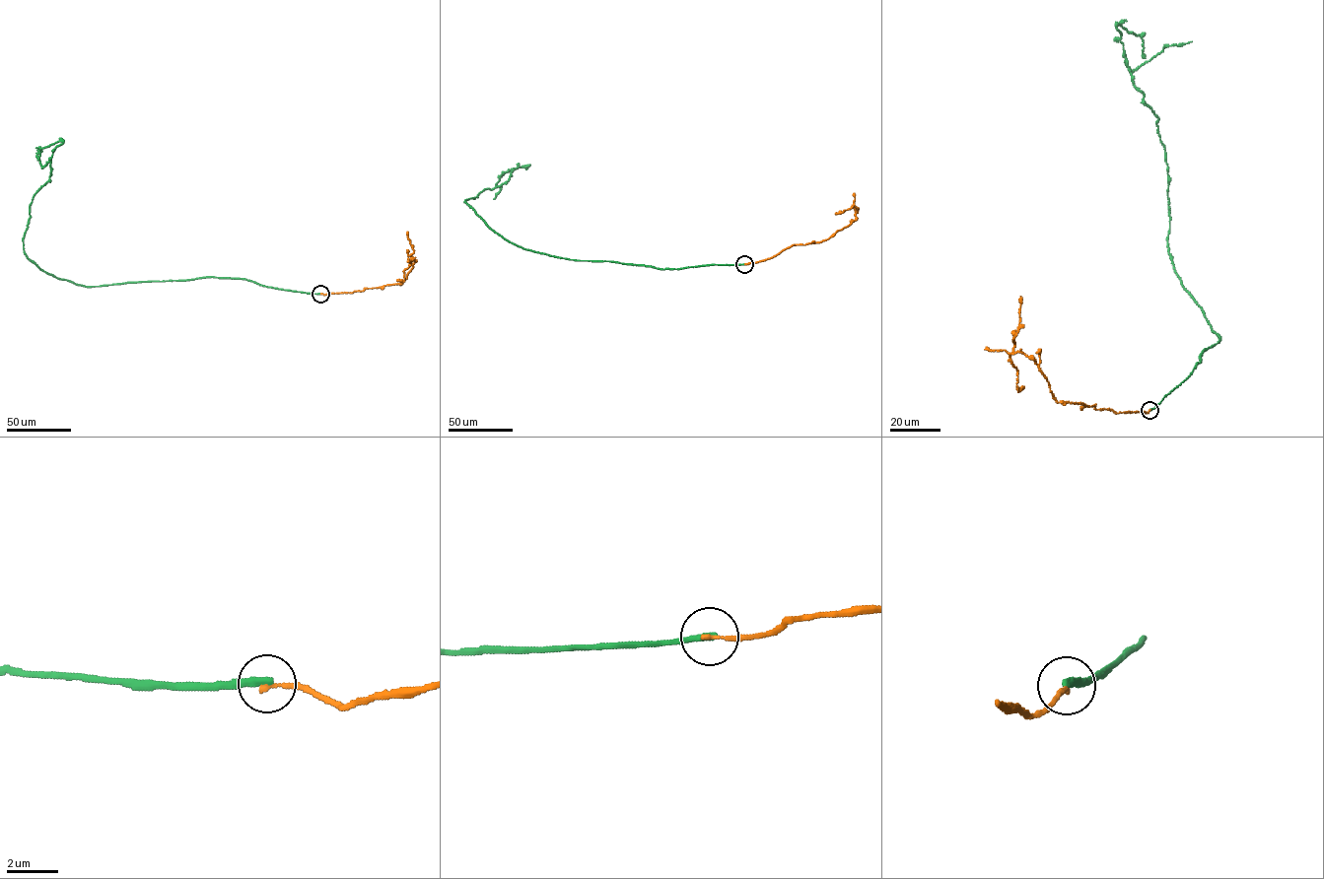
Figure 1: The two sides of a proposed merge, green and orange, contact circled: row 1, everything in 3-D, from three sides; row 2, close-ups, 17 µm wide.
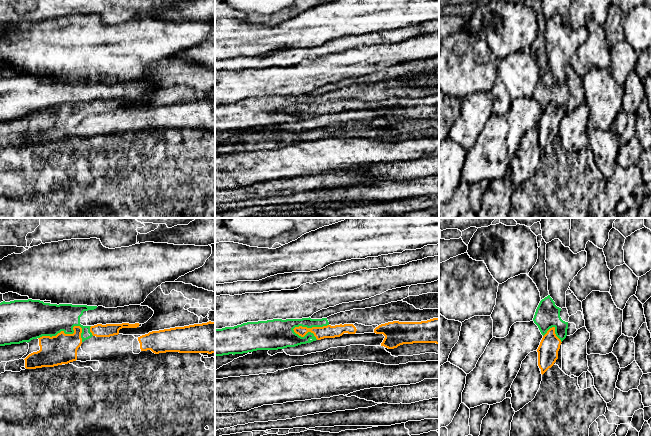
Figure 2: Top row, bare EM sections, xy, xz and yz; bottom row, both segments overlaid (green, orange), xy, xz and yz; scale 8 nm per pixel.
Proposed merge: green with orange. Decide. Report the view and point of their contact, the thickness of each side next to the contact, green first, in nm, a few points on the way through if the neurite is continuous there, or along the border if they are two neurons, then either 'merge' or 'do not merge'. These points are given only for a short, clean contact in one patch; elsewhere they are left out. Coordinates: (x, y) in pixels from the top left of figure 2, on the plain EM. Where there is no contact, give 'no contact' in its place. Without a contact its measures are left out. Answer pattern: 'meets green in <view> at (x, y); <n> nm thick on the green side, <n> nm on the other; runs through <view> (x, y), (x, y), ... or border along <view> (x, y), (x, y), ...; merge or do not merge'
meets green in xy at (62, 106); 300 nm thick on the green side, 240 nm on the other; do not merge

